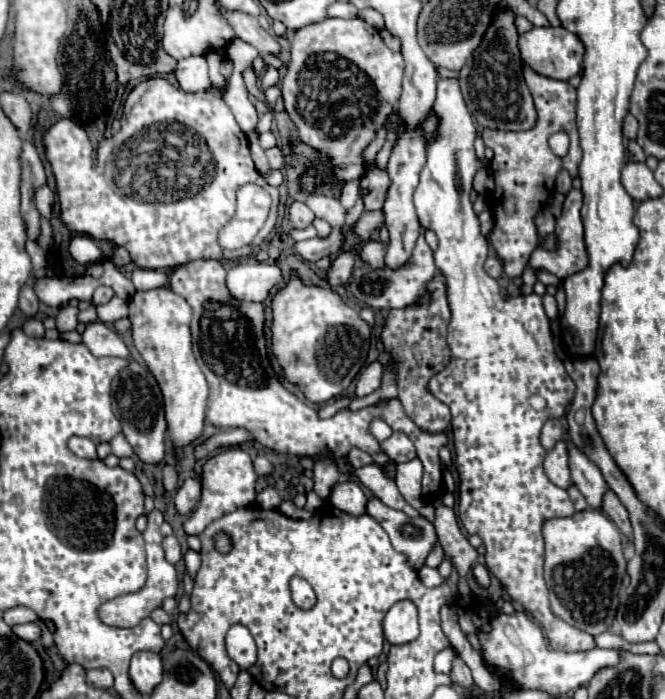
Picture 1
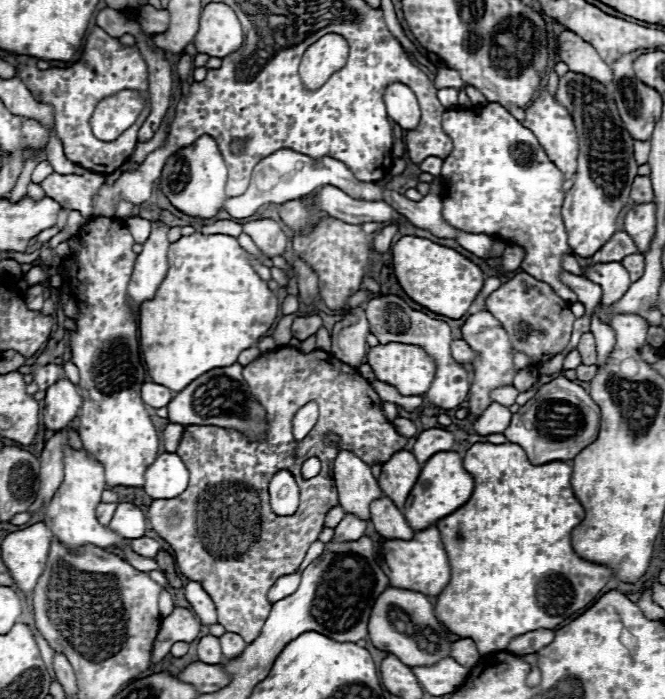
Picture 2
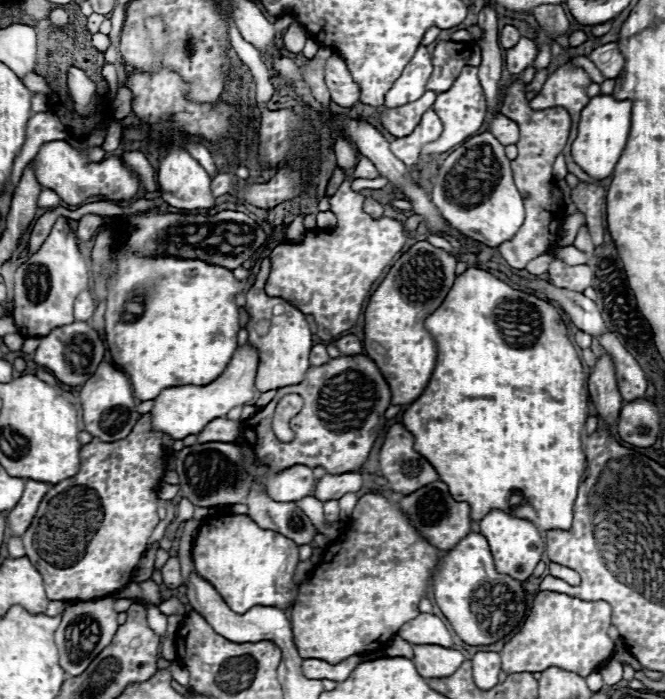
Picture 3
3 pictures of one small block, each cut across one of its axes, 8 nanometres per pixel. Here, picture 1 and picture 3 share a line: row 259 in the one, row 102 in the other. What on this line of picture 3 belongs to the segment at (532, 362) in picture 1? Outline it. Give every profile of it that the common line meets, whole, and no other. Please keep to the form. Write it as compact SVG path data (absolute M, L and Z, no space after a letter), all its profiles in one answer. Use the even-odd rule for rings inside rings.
M466 66L462 70L462 74L456 78L456 82L450 86L450 90L438 94L438 98L434 102L434 110L444 124L444 132L438 140L434 140L422 148L424 154L442 154L442 152L462 144L466 138L474 136L478 132L478 128L482 126L484 116L486 116L486 98L484 98L482 86L478 82L478 68Z

